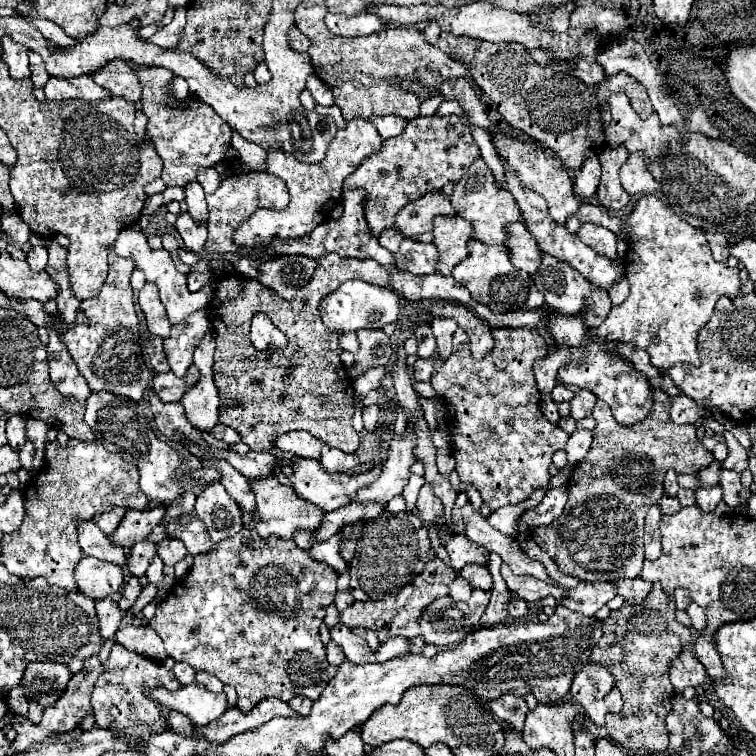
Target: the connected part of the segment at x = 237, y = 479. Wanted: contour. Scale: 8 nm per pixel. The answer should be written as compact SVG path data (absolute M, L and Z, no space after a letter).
M202 460L202 466L212 466L212 468L216 468L216 470L222 472L222 484L224 484L224 488L240 504L242 510L246 510L246 512L254 512L256 510L254 494L248 488L248 478L244 478L240 472L236 472L224 460Z

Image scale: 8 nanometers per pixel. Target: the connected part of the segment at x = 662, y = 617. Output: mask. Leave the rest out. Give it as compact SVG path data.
M654 584L652 592L644 598L640 604L624 604L622 608L610 612L610 616L602 622L602 638L592 648L590 662L604 666L614 676L614 686L622 692L624 708L618 714L606 716L606 732L608 738L616 744L632 750L632 754L660 754L668 748L668 732L666 732L666 716L672 708L672 696L674 688L668 680L668 666L670 662L692 644L692 632L690 628L676 622L676 606L672 604L672 598L660 588L660 584Z

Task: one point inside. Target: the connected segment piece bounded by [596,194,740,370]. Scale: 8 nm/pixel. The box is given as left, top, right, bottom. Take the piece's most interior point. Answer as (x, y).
(675, 283)

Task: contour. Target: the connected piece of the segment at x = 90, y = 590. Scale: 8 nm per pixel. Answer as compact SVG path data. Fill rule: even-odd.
M86 556L76 566L76 584L82 594L104 600L122 588L124 572L120 566Z

